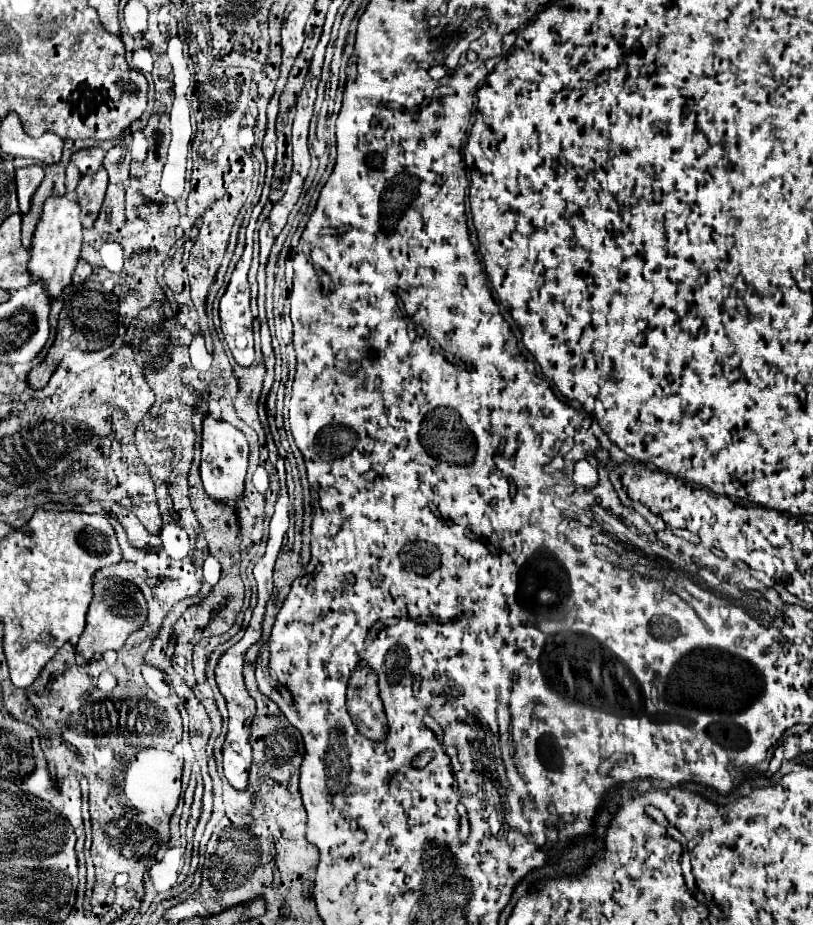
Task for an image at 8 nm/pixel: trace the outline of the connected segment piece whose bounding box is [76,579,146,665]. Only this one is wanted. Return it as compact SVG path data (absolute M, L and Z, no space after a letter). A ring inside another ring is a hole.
M112 579L112 581L118 583L118 589L116 589L116 585L106 583L106 587L98 589L96 599L88 607L86 629L80 635L80 641L76 645L76 663L78 665L84 665L90 659L94 659L96 655L102 655L102 653L106 653L110 649L118 651L124 645L126 637L132 631L140 629L142 623L144 623L144 619L146 619L146 603L144 603L142 591L138 587L126 583L126 581L120 581L120 579Z

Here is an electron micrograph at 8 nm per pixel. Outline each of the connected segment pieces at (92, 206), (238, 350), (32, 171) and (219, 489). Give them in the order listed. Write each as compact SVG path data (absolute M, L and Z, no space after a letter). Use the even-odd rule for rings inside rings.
M100 167L94 175L84 175L80 179L76 193L78 193L78 203L82 207L84 227L90 227L96 221L106 195L106 187L108 187L108 173L104 167Z
M224 295L220 299L220 321L224 339L238 365L254 363L252 327L244 327L244 295Z
M30 165L24 169L16 171L16 187L18 187L18 203L20 203L20 211L28 211L30 207L30 199L34 195L34 191L40 187L44 179L44 169L40 165Z
M206 413L202 419L202 463L200 463L206 493L216 501L234 505L244 491L246 467L248 467L248 441L244 439L244 435L230 423L214 419L210 413Z

